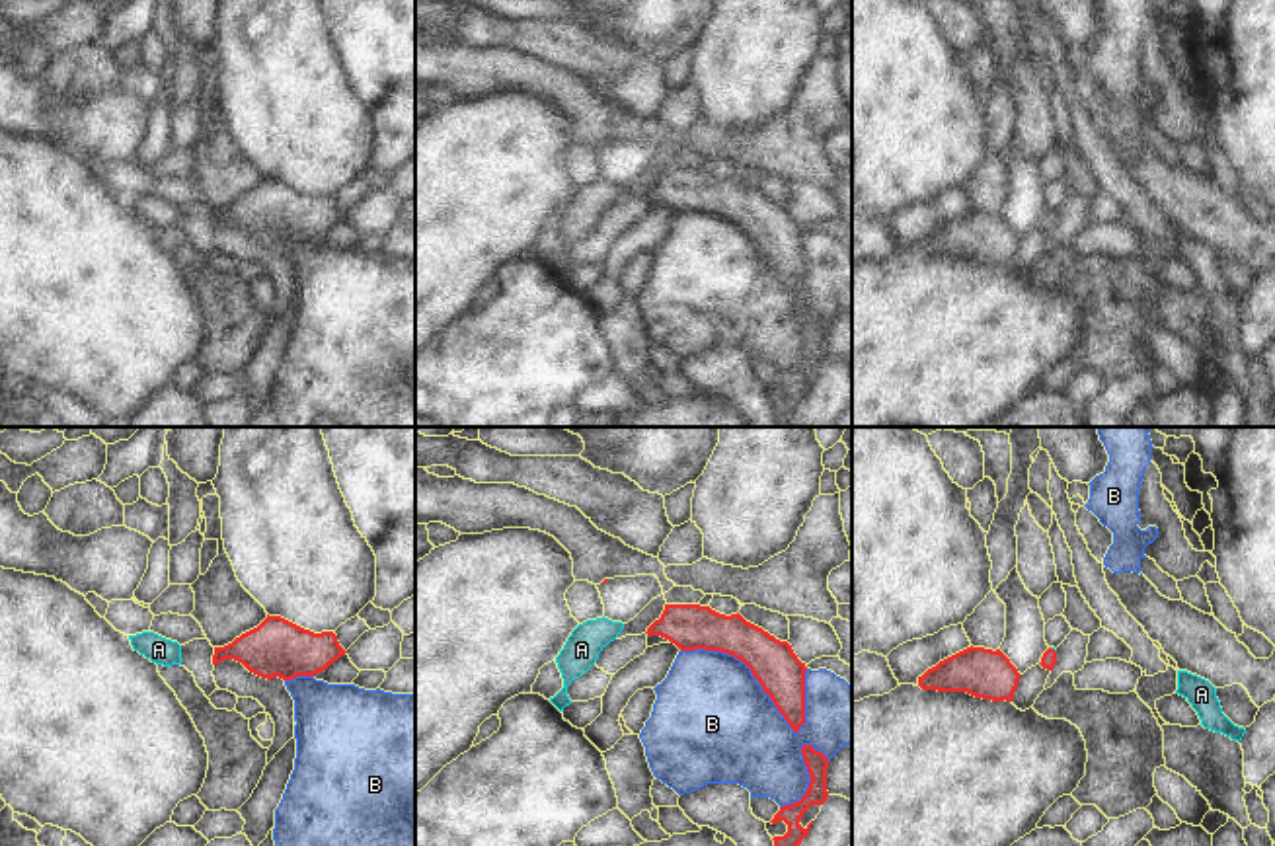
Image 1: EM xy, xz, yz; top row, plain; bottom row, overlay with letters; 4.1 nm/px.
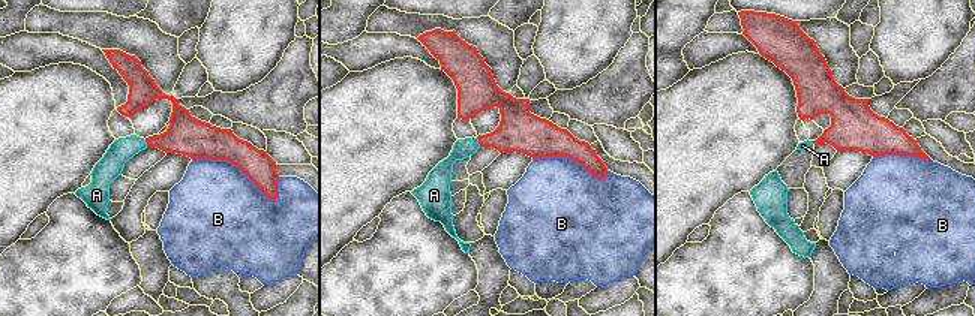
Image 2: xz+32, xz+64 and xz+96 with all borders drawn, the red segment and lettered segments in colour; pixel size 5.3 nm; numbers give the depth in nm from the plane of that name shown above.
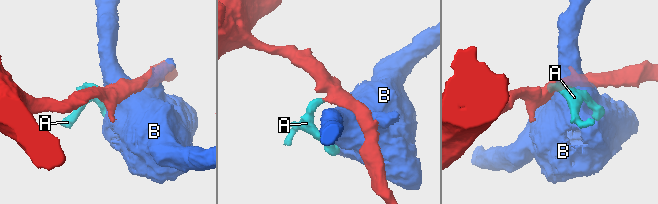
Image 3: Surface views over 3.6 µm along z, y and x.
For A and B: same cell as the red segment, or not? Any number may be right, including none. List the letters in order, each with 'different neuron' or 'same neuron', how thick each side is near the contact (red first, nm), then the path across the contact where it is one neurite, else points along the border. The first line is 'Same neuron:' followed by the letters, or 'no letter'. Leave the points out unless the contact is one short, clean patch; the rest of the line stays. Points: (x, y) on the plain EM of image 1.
Same neuron: A
A: same neuron; 60 nm thick on the red side, 20 nm on the other; runs through yz (1049, 221), (1053, 213), (1051, 211)
B: different neuron; 190 nm thick on the red side, 480 nm on the other

